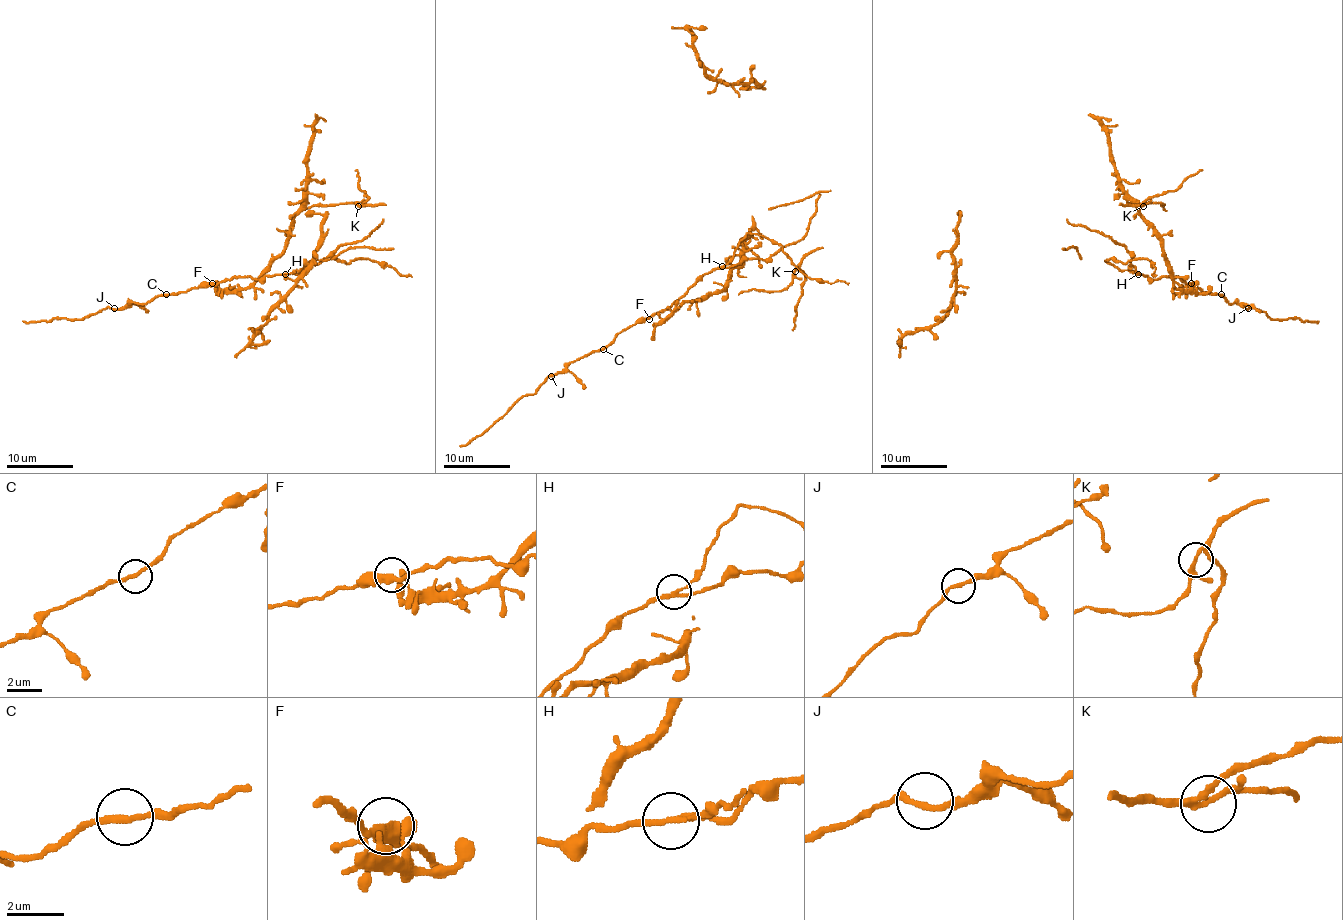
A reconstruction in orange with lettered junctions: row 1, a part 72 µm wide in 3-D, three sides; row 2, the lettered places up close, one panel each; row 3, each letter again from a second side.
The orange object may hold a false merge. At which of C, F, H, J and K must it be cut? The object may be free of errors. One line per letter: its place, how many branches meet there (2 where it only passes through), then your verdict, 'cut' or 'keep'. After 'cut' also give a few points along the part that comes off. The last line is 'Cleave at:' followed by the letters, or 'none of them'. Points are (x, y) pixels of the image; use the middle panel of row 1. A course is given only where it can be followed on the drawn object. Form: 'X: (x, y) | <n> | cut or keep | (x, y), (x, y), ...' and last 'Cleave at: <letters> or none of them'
C: (603, 349) | 2 | keep
F: (649, 319) | 3 | keep
H: (722, 266) | 3 | cut | (721, 266), (730, 261), (736, 246), (748, 234), (758, 234), (773, 239), (806, 276), (848, 284)
J: (551, 376) | 2 | keep
K: (795, 271) | 4 | keep
Cleave at: H

